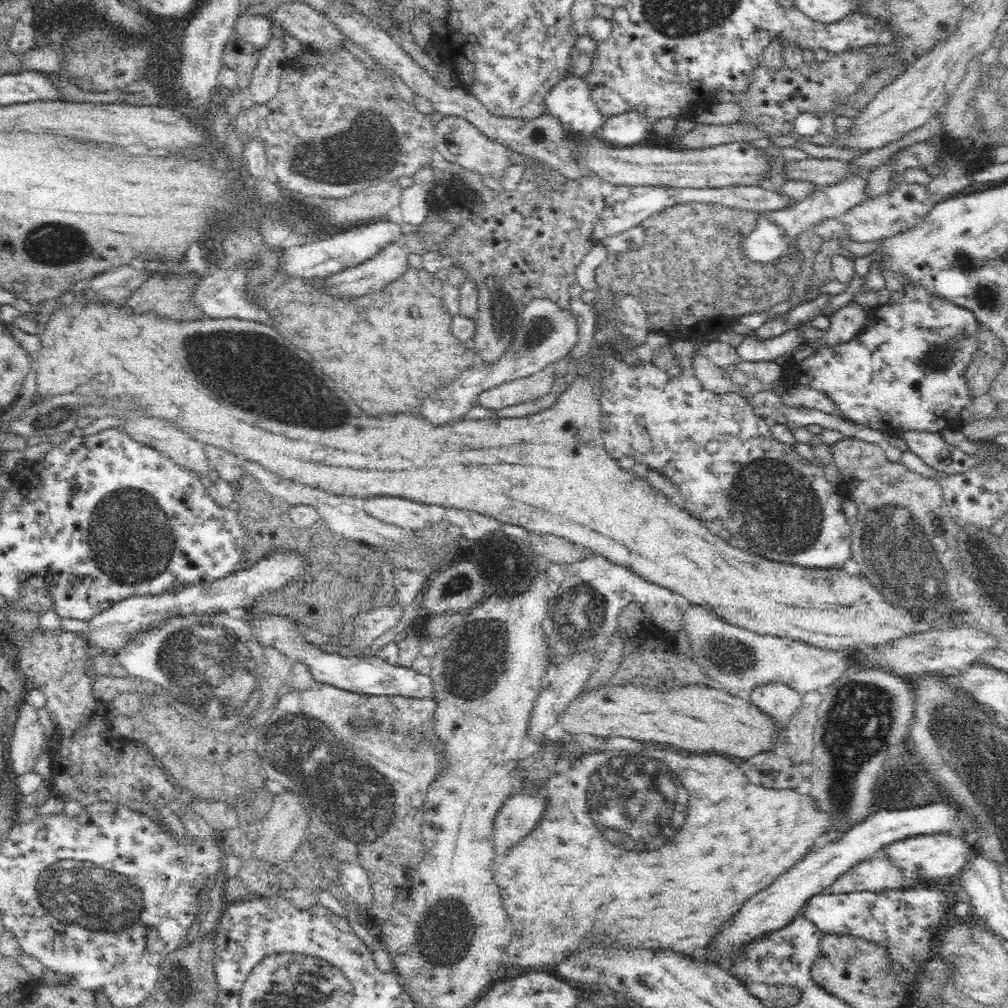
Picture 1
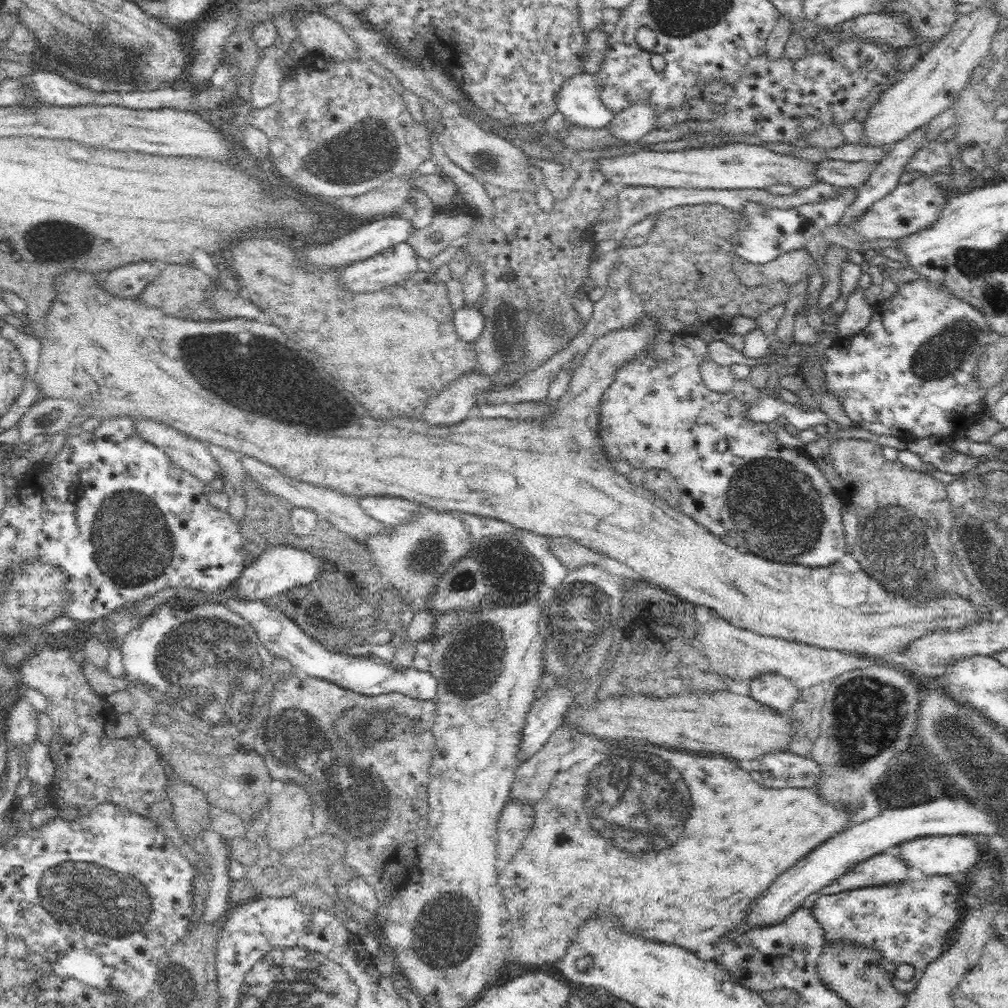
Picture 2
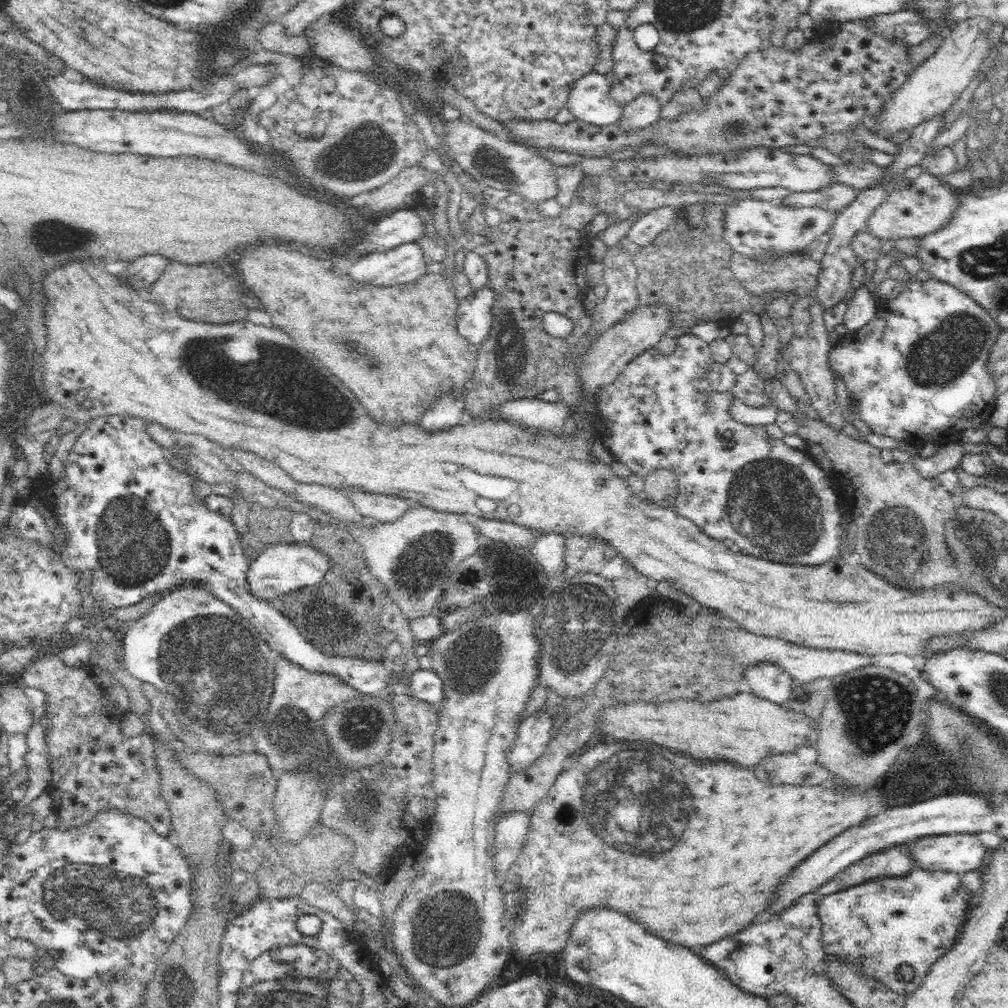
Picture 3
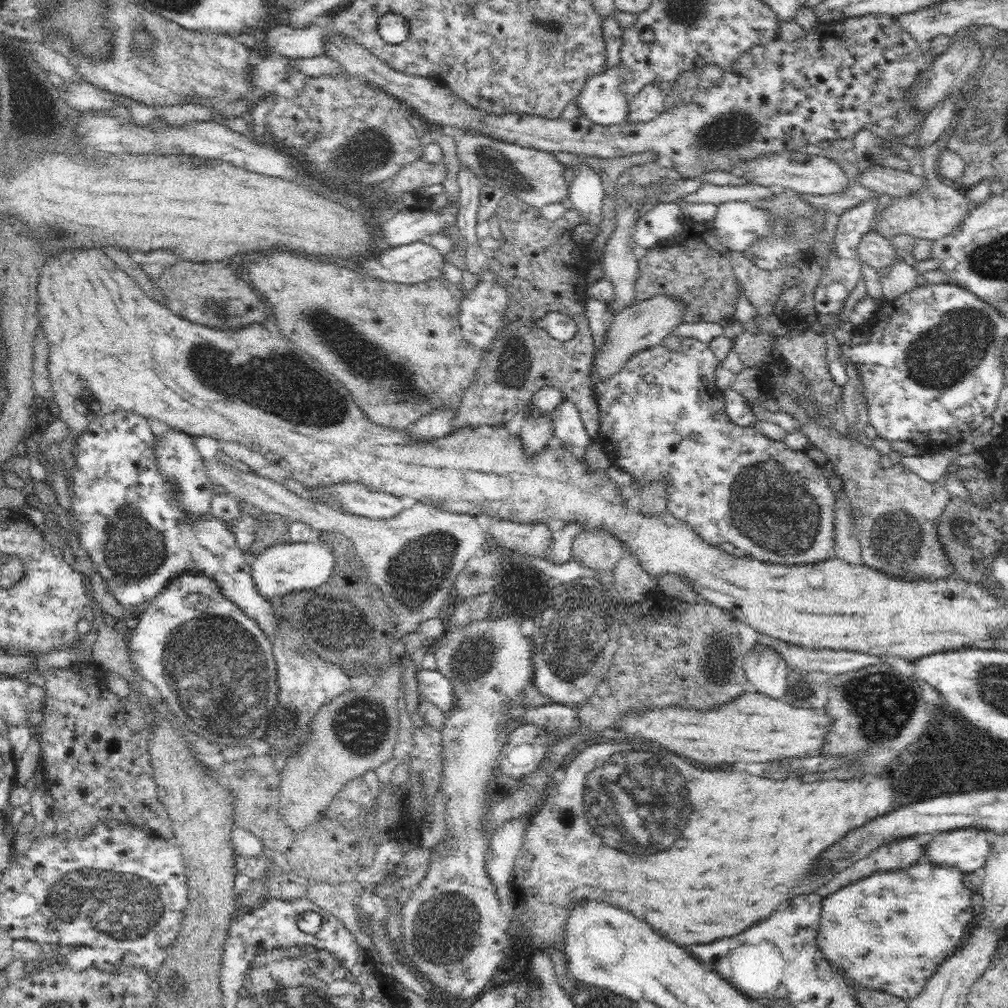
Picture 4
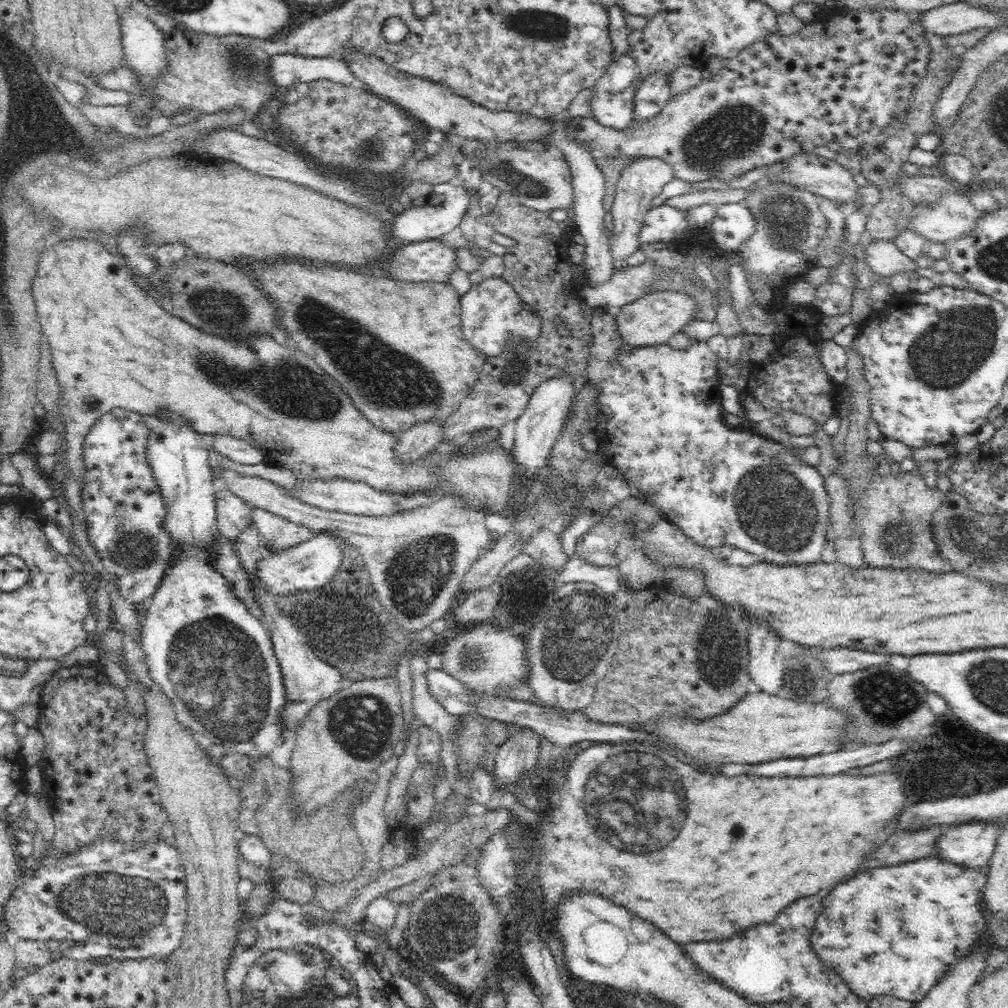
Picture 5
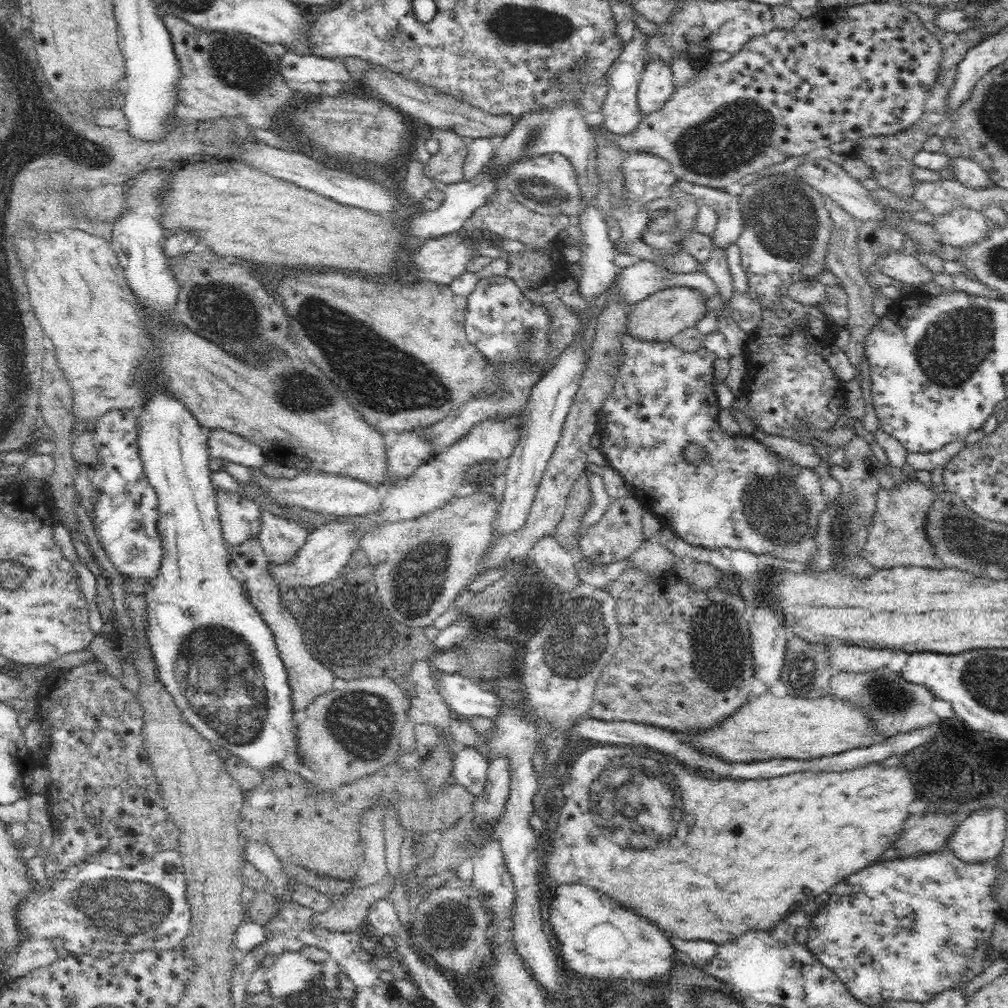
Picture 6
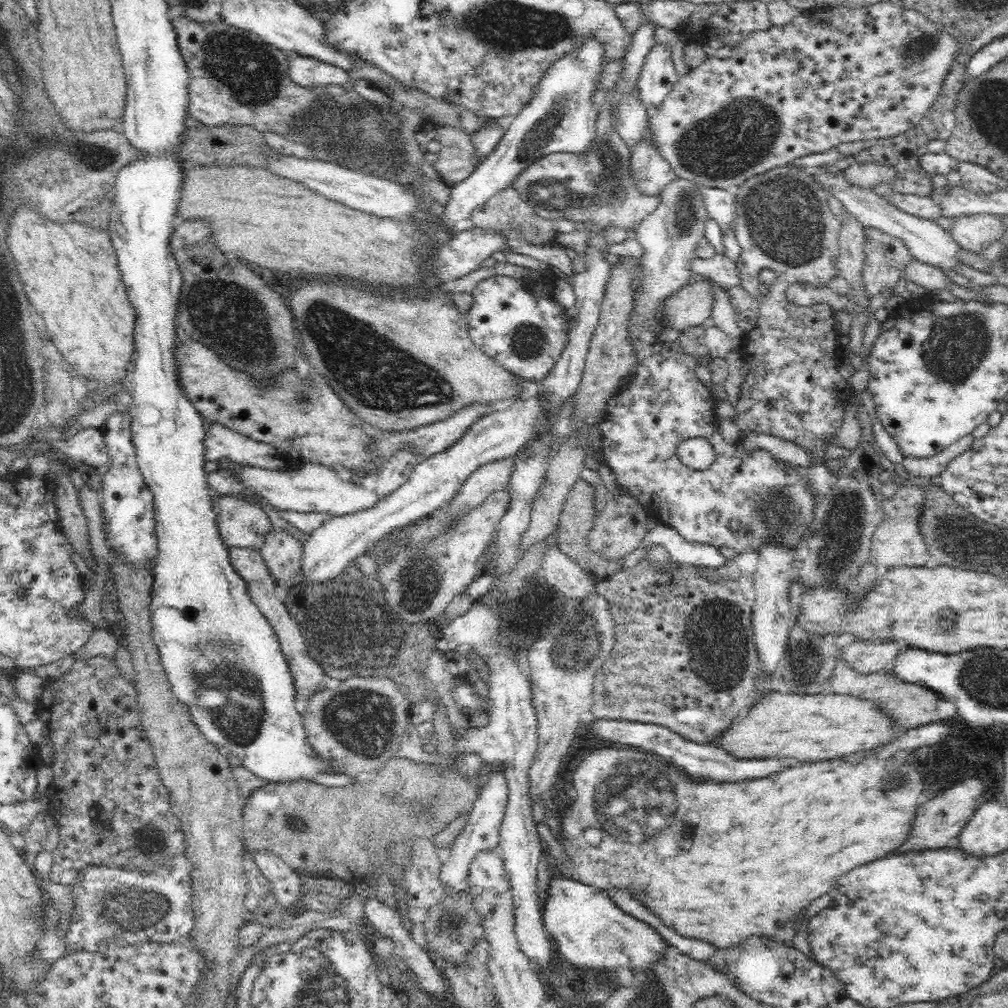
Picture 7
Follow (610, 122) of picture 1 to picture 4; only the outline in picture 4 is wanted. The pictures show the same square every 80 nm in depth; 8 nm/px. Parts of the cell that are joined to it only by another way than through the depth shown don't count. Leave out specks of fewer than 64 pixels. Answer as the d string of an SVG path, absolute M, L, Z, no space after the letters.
M646 84L628 105L628 123L644 123L657 118L664 111L663 90L654 84Z

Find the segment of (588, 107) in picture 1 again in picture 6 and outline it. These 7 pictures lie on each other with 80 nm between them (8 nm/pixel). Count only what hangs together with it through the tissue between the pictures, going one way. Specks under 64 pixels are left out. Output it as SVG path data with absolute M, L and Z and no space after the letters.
M635 28L632 40L628 42L613 62L607 72L607 93L603 102L599 103L601 121L604 122L606 130L618 135L628 134L633 131L637 124L642 122L644 114L640 110L637 101L637 92L642 78L645 56L647 51L646 41L648 36Z

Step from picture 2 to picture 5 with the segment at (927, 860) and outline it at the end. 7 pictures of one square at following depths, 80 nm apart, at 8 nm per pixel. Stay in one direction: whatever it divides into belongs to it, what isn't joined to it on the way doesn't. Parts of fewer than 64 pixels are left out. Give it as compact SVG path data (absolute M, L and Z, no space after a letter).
M971 821L958 825L942 826L937 847L940 859L968 869L989 865L996 850L1001 824L996 821Z

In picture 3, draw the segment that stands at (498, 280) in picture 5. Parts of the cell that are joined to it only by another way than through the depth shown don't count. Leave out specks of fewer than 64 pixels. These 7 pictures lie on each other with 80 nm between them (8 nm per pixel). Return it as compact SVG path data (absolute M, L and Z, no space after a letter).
M490 284L473 290L460 300L457 307L458 333L473 349L477 349L488 338L492 330L492 306L496 304Z

